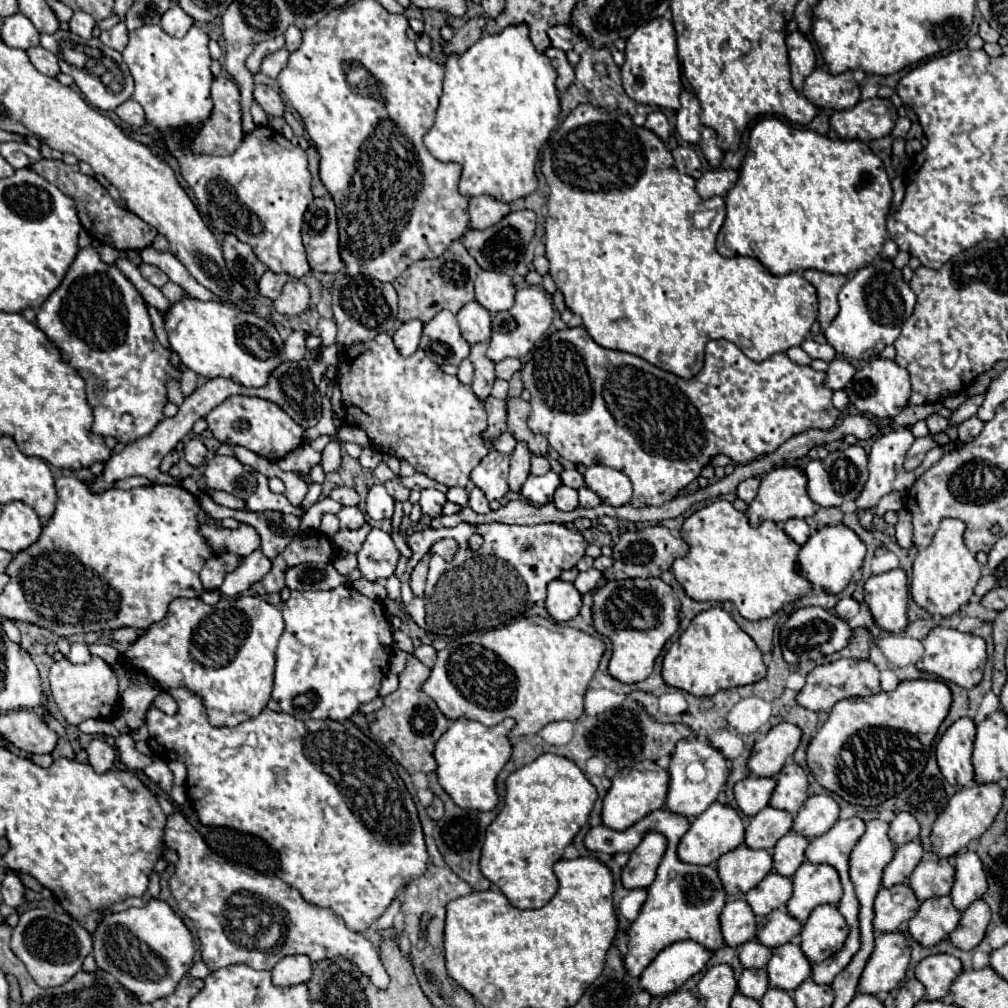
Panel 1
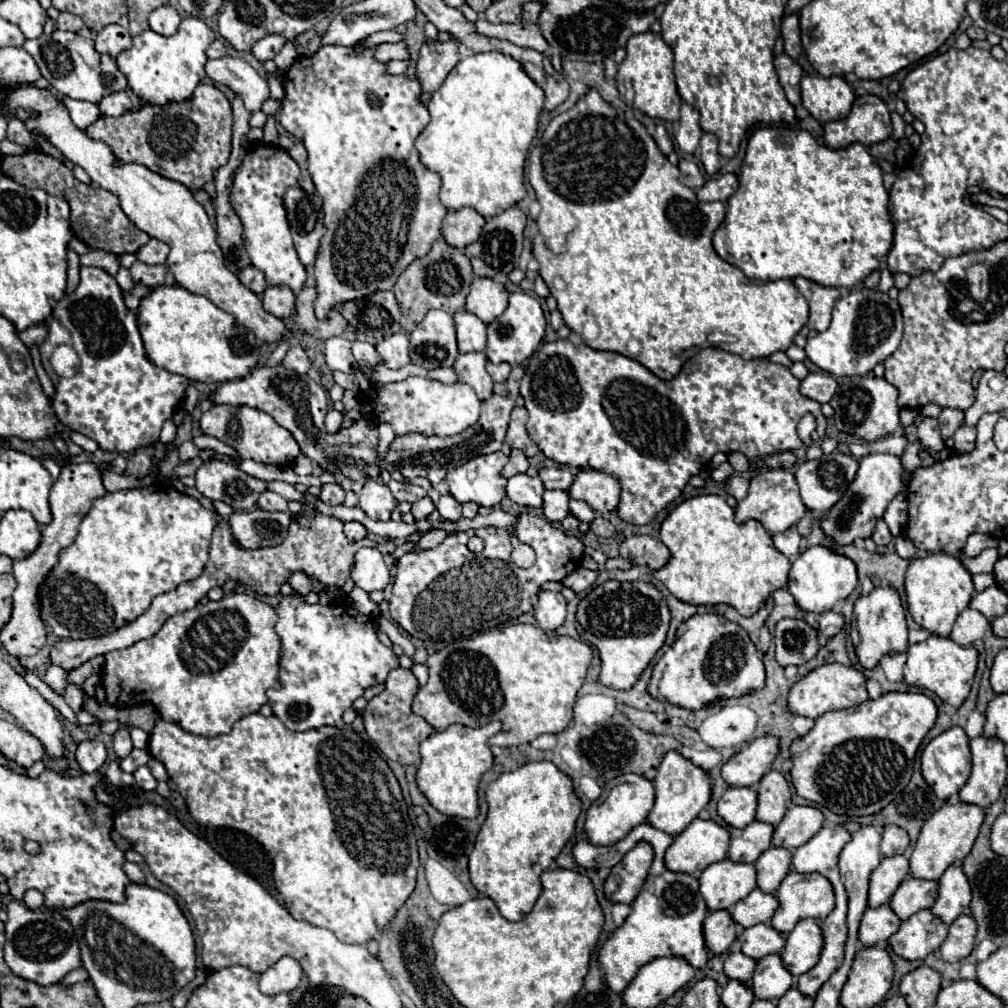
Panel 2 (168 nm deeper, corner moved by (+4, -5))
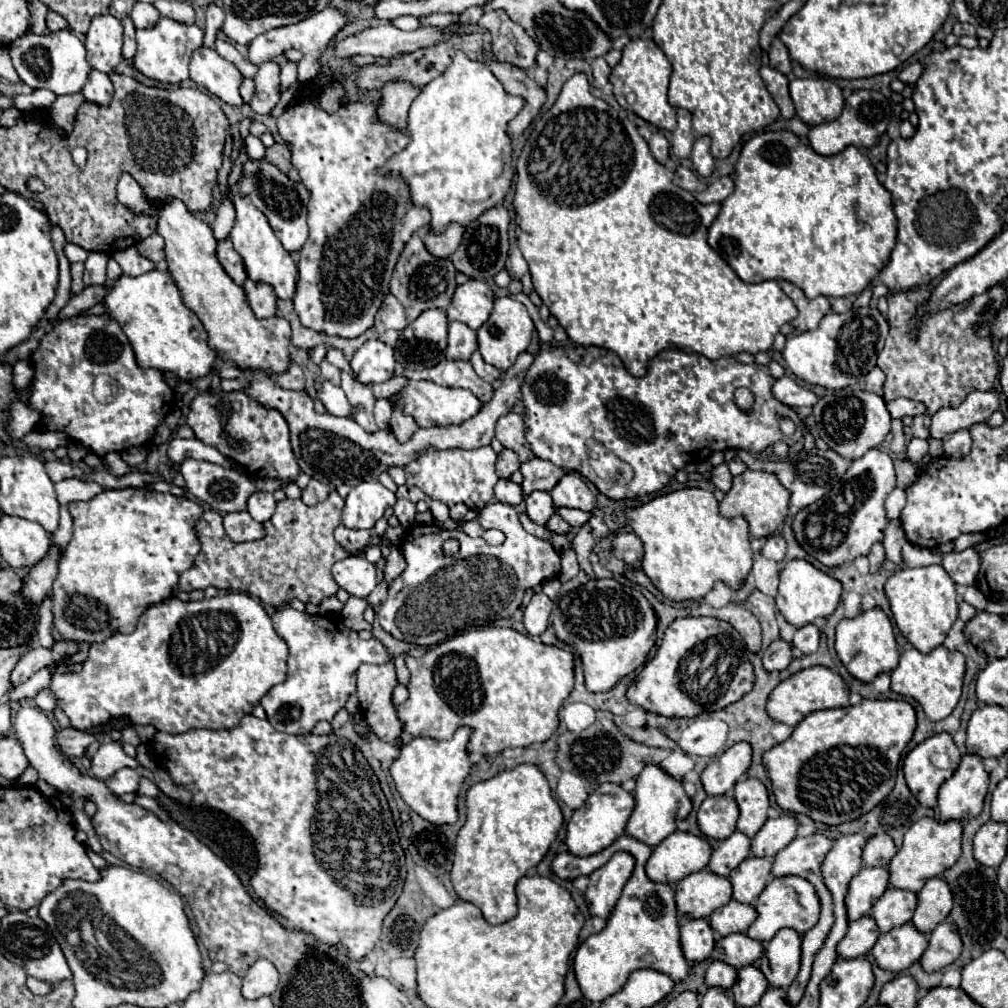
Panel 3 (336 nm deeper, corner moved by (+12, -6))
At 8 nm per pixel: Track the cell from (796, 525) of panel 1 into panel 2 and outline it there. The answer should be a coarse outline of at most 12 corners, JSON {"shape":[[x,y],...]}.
{"shape":[[795,527],[773,537],[777,551],[789,559],[799,553]]}

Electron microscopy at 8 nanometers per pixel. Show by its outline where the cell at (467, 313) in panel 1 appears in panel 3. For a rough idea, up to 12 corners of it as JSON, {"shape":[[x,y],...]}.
{"shape":[[449,322],[447,358],[469,360],[477,334],[463,322]]}

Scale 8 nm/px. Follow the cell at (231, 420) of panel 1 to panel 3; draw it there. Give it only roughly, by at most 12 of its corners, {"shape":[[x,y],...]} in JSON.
{"shape":[[243,392],[197,394],[195,438],[249,474],[299,474],[289,428]]}

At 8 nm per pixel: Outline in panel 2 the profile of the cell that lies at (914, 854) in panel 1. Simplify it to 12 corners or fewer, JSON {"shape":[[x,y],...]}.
{"shape":[[903,855],[883,857],[869,879],[869,907],[889,901],[909,873]]}

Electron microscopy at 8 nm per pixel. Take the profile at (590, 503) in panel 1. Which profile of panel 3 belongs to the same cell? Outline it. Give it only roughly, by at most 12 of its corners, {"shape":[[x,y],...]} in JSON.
{"shape":[[557,508],[569,526],[583,526],[591,514],[575,508]]}

